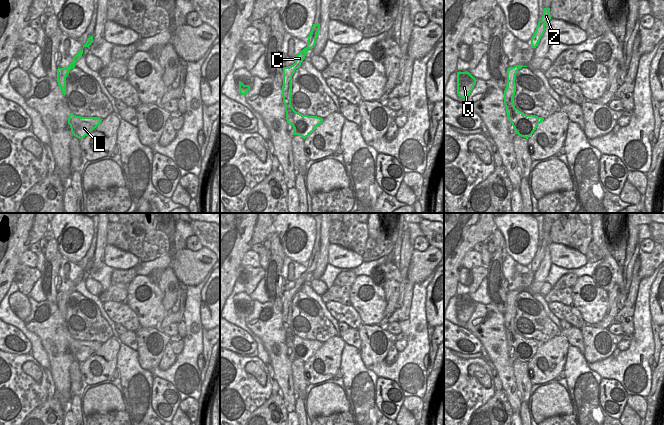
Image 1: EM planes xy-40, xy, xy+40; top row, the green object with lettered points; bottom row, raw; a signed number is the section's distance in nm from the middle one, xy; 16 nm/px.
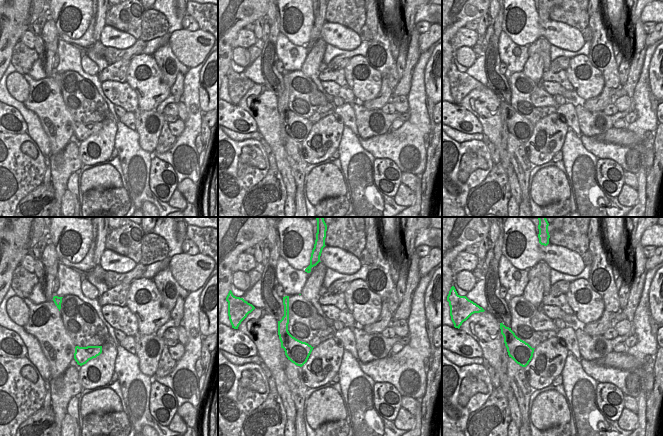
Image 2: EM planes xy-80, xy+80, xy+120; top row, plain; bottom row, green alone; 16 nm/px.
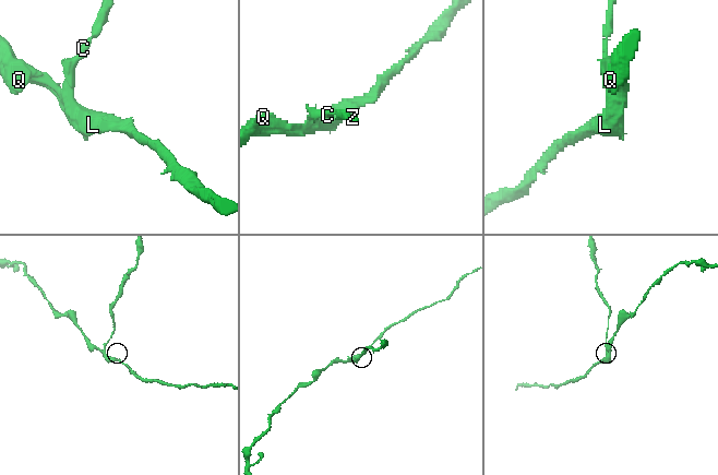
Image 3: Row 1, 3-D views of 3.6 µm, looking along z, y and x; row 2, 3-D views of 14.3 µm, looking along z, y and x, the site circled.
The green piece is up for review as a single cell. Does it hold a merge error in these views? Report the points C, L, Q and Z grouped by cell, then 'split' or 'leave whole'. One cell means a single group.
C L Q Z | leave whole

